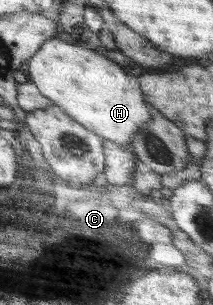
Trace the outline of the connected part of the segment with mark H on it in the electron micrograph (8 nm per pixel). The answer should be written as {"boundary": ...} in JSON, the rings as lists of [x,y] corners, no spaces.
{"boundary":[[[50,38],[25,64],[28,65],[28,80],[36,84],[44,97],[104,140],[127,146],[152,119],[151,106],[143,97],[139,80],[131,79],[118,63],[99,55],[89,46]]]}

